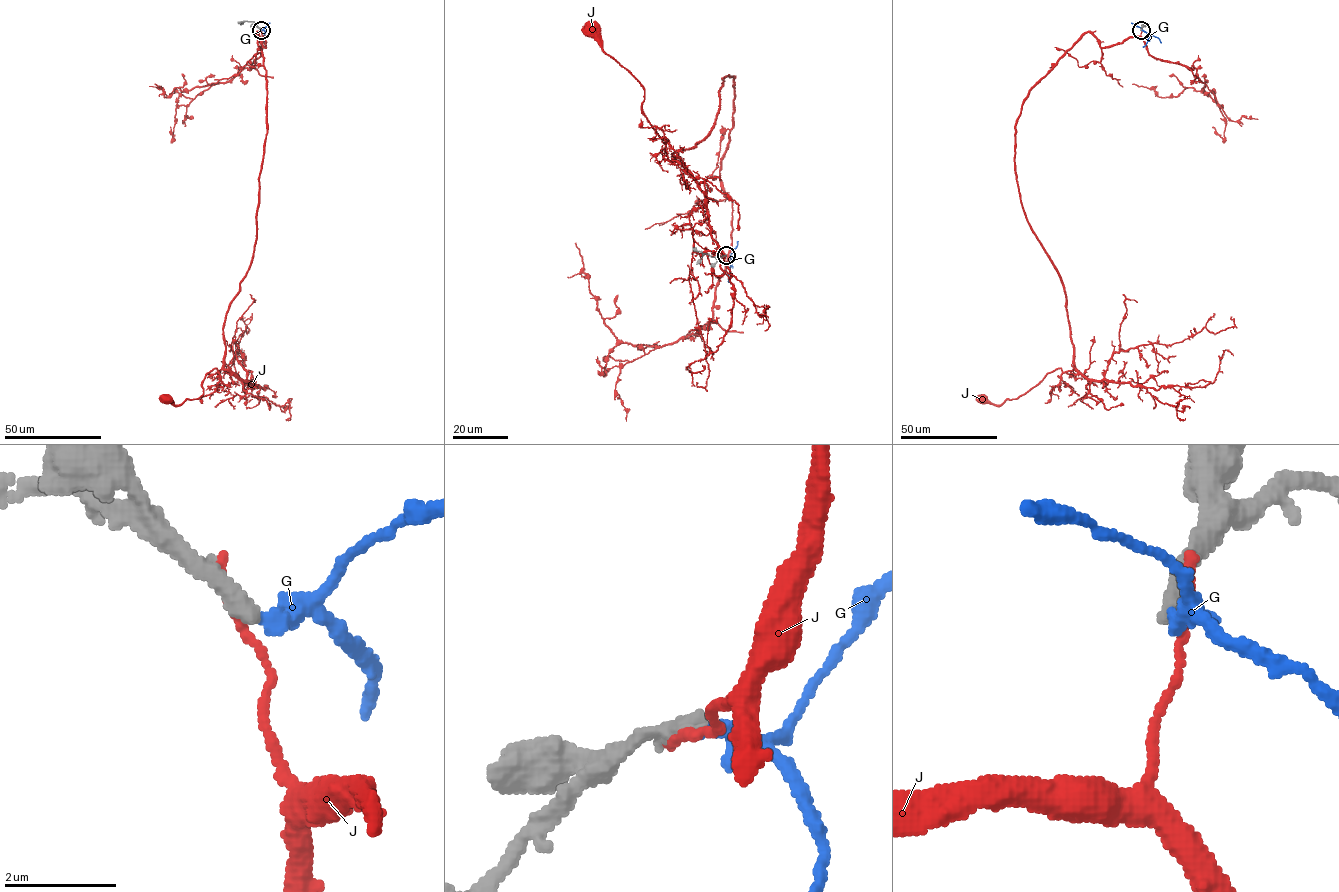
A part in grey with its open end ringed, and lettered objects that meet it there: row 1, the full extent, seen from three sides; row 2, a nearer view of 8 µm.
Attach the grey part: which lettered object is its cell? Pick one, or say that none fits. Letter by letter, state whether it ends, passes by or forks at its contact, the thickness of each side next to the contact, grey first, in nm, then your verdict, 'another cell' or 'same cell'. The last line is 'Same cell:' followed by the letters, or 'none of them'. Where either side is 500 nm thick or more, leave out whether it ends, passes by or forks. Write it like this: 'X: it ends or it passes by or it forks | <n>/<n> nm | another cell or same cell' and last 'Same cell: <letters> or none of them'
G: it passes by | 360/240 nm | another cell
J: it ends | 400/180 nm | another cell
Same cell: none of them

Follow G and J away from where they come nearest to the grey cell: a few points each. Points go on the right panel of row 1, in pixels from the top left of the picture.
G: (1141, 29), (1157, 37), (1161, 43)
J: (1141, 29), (1104, 47), (1086, 32), (1022, 105), (1021, 203), (1063, 283), (1074, 368), (1000, 405), (982, 399)

